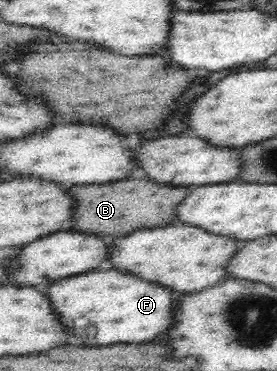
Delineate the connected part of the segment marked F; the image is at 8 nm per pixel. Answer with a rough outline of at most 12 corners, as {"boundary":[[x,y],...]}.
{"boundary":[[116,269],[46,296],[90,348],[160,339],[177,297]]}

